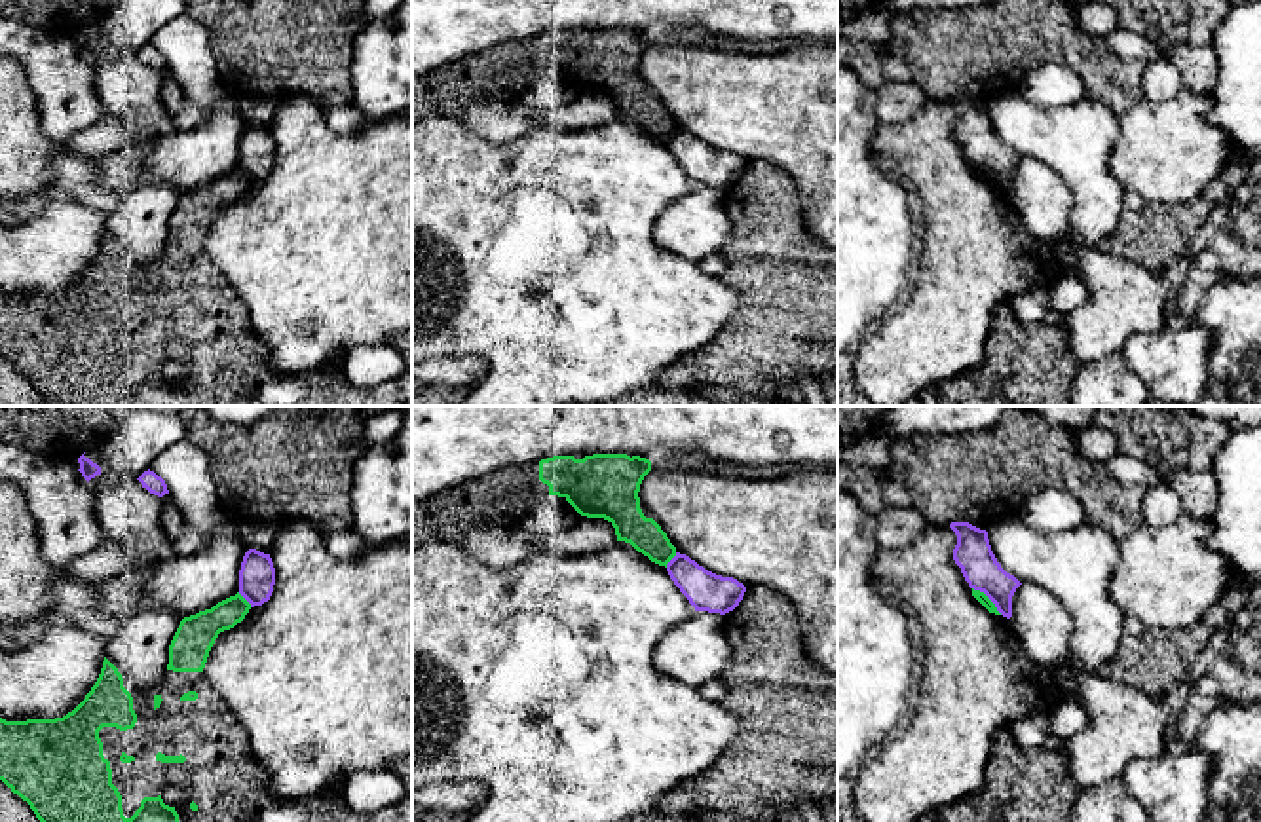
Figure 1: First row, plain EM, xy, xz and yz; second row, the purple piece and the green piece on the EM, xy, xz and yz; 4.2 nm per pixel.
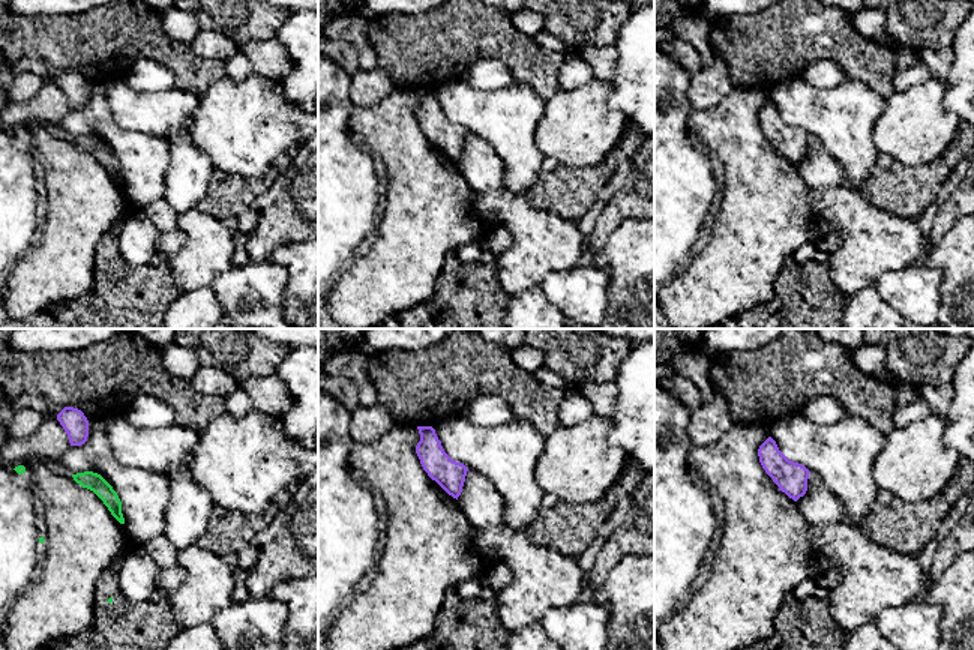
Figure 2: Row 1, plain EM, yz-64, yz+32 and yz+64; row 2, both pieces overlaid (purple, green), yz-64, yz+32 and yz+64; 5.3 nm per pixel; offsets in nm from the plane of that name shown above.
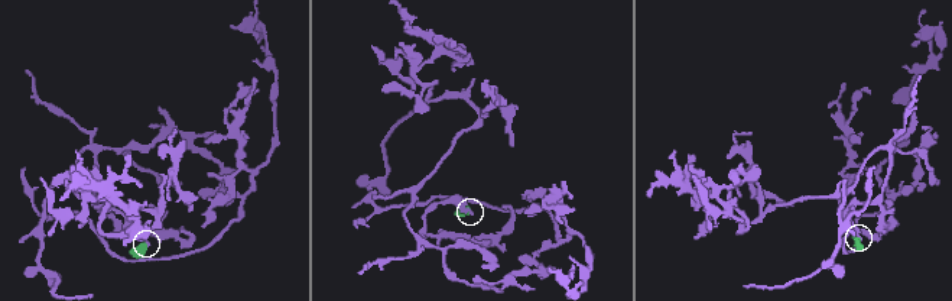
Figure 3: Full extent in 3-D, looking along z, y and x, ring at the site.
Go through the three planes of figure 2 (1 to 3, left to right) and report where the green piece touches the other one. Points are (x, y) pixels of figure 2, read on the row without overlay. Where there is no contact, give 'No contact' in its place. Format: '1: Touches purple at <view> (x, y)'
1: No contact
2: No contact
3: No contact

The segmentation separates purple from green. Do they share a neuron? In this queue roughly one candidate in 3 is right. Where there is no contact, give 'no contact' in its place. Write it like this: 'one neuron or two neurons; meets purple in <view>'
two neurons; meets purple in yz

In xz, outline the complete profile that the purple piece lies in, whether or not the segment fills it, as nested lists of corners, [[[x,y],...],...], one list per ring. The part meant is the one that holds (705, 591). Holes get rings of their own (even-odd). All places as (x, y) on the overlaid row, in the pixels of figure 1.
[[[680,552],[667,564],[667,571],[695,611],[725,615],[746,592],[737,579],[716,575]]]

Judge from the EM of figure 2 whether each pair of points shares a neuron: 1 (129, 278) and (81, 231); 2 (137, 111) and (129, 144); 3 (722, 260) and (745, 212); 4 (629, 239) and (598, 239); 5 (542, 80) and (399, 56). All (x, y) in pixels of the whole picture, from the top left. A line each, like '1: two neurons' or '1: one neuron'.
1: two neurons
2: two neurons
3: one neuron
4: two neurons
5: one neuron

